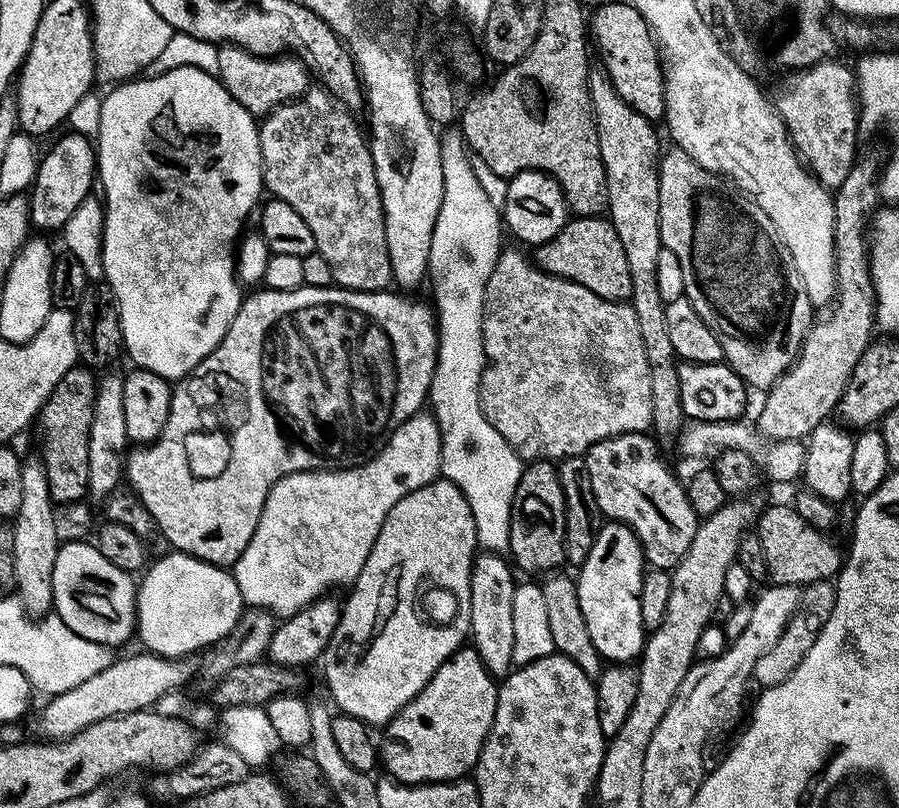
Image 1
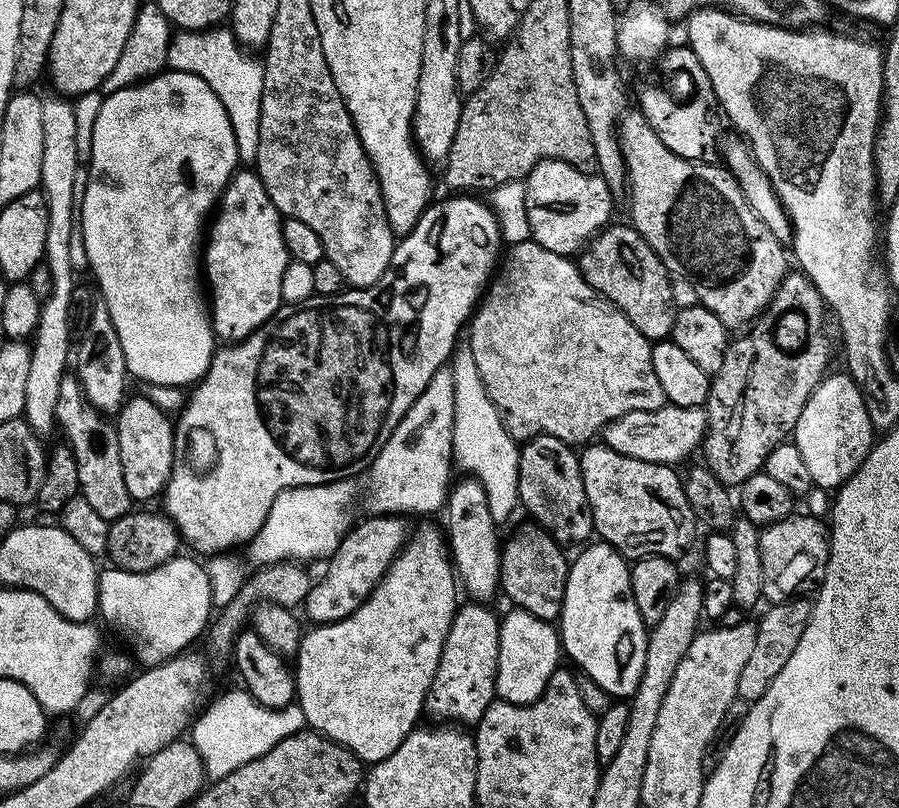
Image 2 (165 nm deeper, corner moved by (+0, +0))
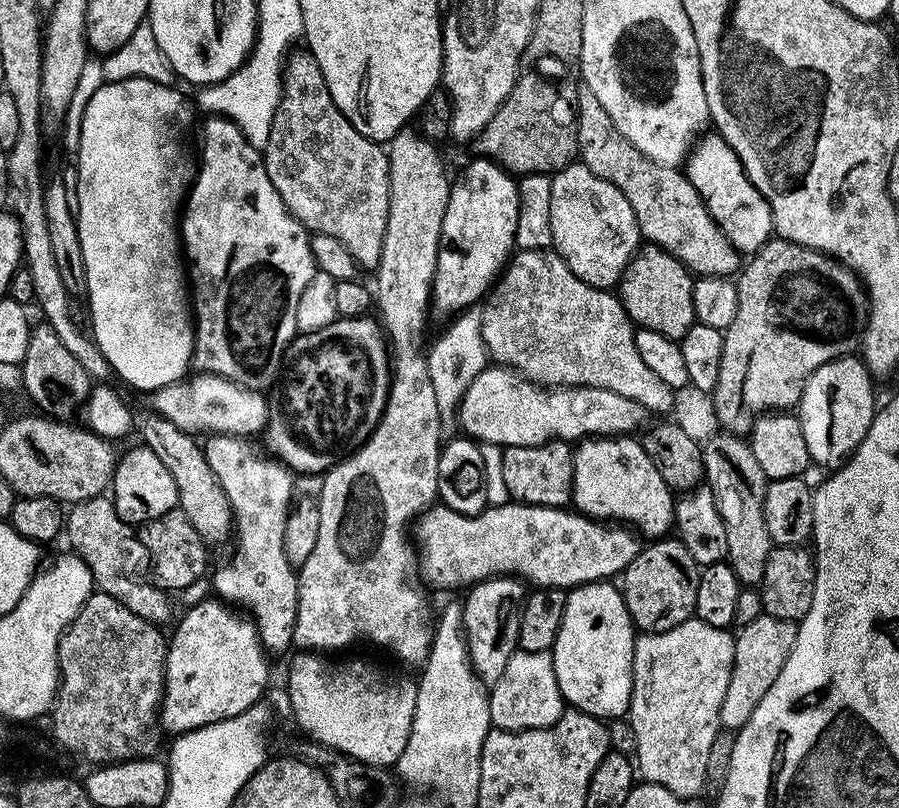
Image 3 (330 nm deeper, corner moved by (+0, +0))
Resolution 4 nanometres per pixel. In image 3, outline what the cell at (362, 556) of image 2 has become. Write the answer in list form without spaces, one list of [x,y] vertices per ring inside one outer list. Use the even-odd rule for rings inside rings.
[[[436,502],[415,517],[414,528],[415,524],[414,556],[418,561],[418,572],[424,575],[426,583],[436,588],[464,590],[494,576],[515,576],[525,581],[533,580],[536,586],[546,590],[571,590],[595,580],[619,577],[642,547],[641,537],[627,527],[594,520],[567,507],[543,508],[519,502],[493,504],[476,516],[464,516]]]

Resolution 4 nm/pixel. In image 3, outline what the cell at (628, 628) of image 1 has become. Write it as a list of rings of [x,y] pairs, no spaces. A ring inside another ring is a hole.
[[[595,580],[567,593],[562,626],[550,649],[560,695],[581,712],[620,718],[632,701],[632,667],[638,629],[632,623],[624,593],[615,583]]]

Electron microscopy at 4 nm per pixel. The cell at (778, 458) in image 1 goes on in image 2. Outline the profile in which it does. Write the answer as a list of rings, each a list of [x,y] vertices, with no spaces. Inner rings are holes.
[[[665,403],[664,407],[658,410],[634,410],[630,414],[622,414],[622,418],[612,420],[602,430],[602,443],[610,450],[618,450],[618,454],[626,454],[626,458],[638,458],[642,462],[654,462],[655,464],[666,464],[669,466],[679,465],[679,460],[684,460],[692,451],[701,447],[702,441],[708,430],[708,413],[703,407],[687,408],[686,406],[678,406],[677,404]]]

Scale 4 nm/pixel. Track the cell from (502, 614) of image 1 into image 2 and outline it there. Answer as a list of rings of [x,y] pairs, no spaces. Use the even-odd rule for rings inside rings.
[[[462,478],[451,487],[444,507],[446,542],[453,569],[471,601],[489,603],[499,593],[502,542],[498,538],[498,522],[490,512],[485,490],[477,480]]]

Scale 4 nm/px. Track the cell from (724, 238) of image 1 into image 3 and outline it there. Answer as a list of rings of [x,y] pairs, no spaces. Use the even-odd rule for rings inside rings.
[[[581,91],[576,97],[576,125],[579,159],[595,176],[618,186],[618,190],[626,194],[626,202],[630,202],[630,210],[634,210],[641,237],[647,243],[665,248],[697,277],[728,278],[731,277],[732,271],[735,273],[741,267],[741,253],[726,238],[720,225],[709,214],[703,198],[689,182],[687,175],[667,164],[655,164],[649,156],[639,152],[612,125],[606,110],[602,110],[598,98],[594,98],[590,91]]]

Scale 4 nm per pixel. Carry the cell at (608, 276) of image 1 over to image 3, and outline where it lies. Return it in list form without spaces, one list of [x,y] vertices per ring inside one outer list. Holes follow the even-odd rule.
[[[645,243],[632,257],[618,281],[620,304],[637,329],[654,330],[679,342],[696,320],[692,297],[693,273],[657,244]]]

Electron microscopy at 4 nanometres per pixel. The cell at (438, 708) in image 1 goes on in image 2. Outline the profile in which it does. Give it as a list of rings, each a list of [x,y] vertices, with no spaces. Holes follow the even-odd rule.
[[[465,602],[456,609],[456,617],[452,620],[450,634],[446,634],[446,642],[442,646],[442,658],[438,658],[438,670],[434,674],[434,682],[430,686],[428,696],[424,699],[427,715],[432,715],[436,722],[451,722],[456,726],[475,726],[479,724],[482,714],[486,714],[486,706],[490,706],[496,695],[496,671],[498,670],[498,646],[500,645],[499,615],[491,612],[487,603]]]

